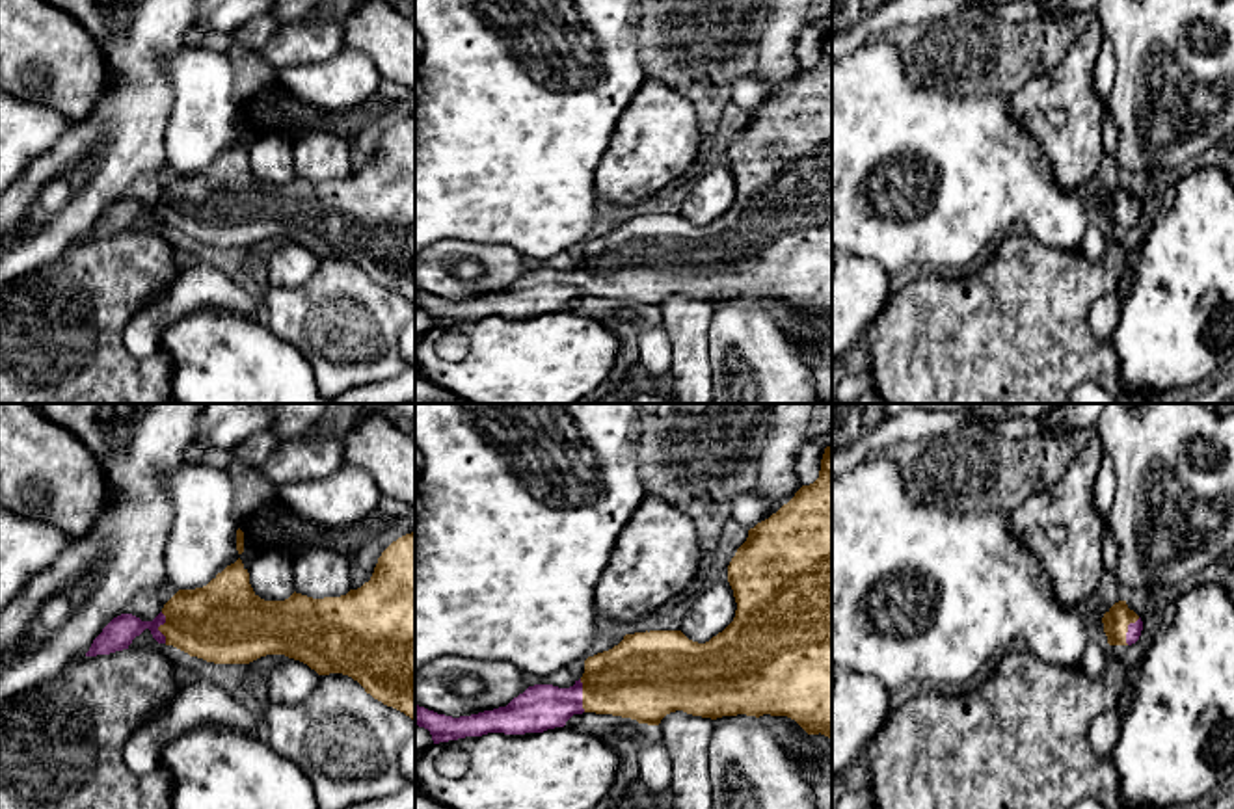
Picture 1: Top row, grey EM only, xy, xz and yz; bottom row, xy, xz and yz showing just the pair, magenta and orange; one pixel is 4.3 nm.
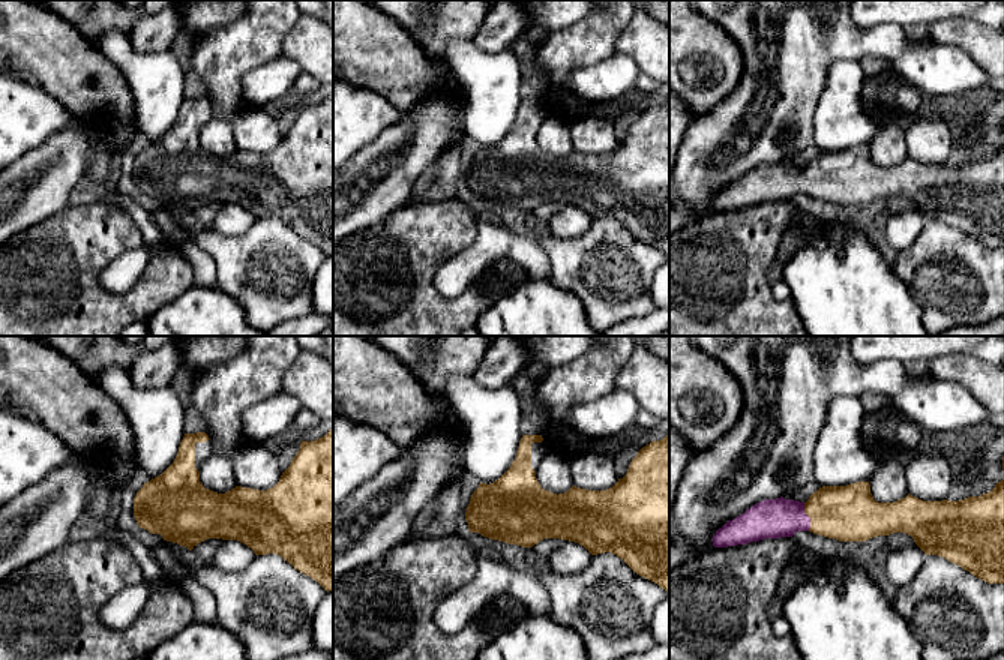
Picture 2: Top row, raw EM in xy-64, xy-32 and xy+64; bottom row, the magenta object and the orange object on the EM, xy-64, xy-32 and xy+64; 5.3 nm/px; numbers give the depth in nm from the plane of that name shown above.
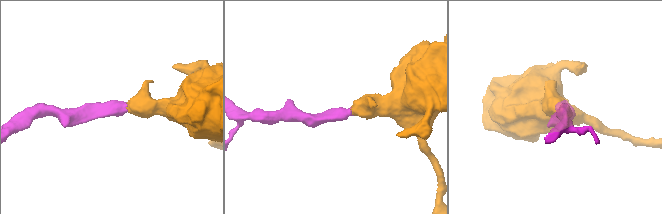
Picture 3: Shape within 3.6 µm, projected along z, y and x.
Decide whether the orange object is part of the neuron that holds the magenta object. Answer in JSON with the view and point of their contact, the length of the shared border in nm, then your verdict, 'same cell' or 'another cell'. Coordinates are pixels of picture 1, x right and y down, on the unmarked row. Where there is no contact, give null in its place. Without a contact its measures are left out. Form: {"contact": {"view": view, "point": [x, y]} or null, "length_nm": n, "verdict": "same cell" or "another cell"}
{"contact": {"view": "xy", "point": [159, 209]}, "length_nm": 140, "verdict": "same cell"}

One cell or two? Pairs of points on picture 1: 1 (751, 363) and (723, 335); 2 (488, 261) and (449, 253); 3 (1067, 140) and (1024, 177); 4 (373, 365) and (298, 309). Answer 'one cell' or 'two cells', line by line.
1: one cell
2: one cell
3: two cells
4: one cell

